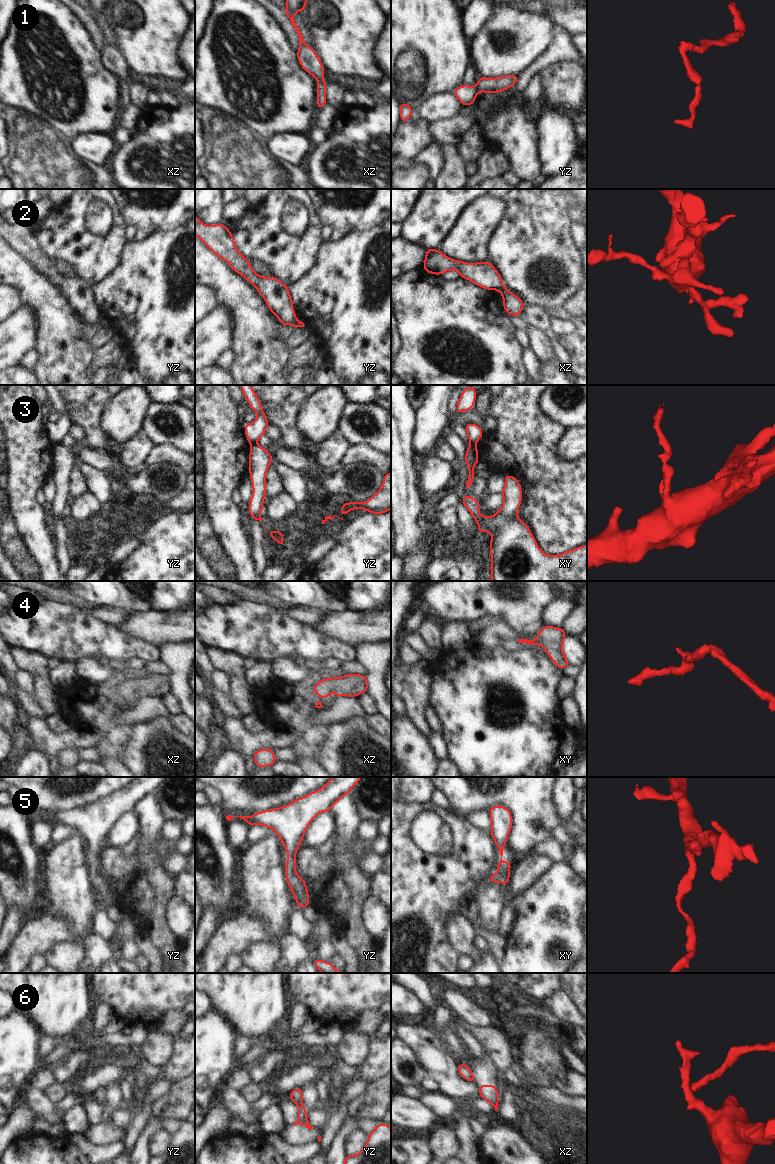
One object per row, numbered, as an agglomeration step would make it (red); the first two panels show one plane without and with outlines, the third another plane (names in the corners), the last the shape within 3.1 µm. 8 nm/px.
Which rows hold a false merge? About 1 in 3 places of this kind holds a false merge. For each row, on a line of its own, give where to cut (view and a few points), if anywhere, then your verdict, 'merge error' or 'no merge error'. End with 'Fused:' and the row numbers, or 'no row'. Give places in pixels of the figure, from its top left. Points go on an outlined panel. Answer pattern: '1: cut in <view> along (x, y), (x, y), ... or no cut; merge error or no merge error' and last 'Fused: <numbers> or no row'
1: no cut; no merge error
2: cut in yz along (294, 316), (295, 325); merge error
3: cut in yz along (255, 443), (250, 445); merge error
4: no cut; no merge error
5: no cut; no merge error
6: cut in yz along (294, 1101), (298, 1104), (299, 1122); merge error
Fused: 2, 3, 6

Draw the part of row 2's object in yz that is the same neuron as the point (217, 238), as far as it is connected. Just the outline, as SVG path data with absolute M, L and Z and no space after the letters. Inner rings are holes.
M195 215L195 235L217 257L225 260L236 273L255 286L282 326L295 326L295 310L289 287L274 276L259 276L248 259L237 250L233 234L227 226L221 223L208 226Z

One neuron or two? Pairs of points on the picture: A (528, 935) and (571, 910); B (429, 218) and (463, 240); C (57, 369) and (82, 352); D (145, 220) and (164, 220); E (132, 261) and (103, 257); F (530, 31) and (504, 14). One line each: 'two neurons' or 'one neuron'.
A: one neuron
B: two neurons
C: one neuron
D: one neuron
E: two neurons
F: one neuron

